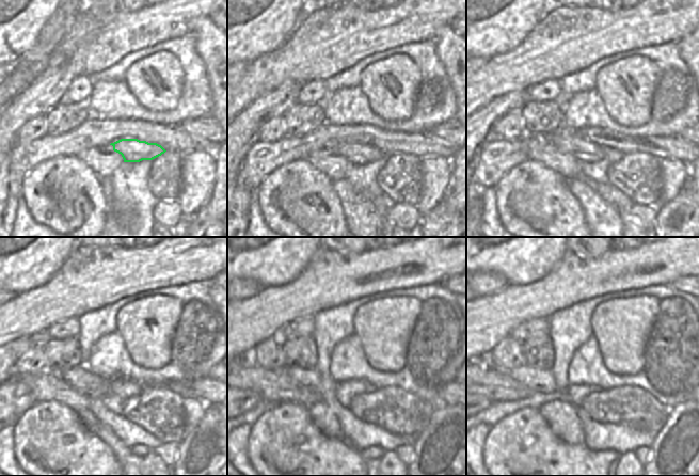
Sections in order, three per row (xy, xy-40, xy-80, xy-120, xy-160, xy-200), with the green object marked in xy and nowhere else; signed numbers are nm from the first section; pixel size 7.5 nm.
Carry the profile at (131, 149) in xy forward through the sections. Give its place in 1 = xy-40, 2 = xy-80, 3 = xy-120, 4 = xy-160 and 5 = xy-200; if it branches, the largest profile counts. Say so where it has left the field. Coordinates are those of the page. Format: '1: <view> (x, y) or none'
1: xy-40 (356, 154)
2: xy-80 (562, 139)
3: xy-120 (81, 379)
4: xy-160 (311, 379)
5: xy-200 (538, 380)

